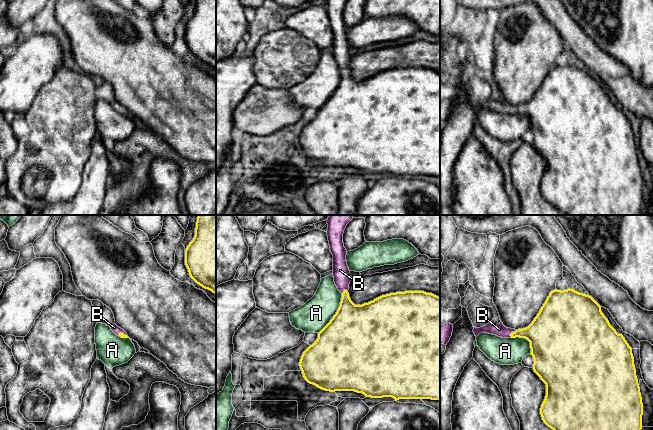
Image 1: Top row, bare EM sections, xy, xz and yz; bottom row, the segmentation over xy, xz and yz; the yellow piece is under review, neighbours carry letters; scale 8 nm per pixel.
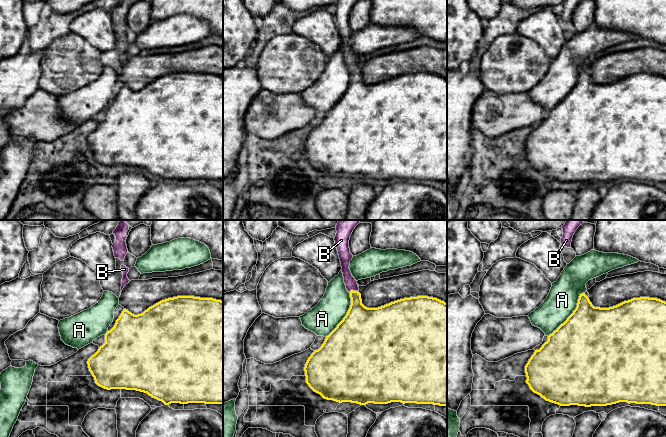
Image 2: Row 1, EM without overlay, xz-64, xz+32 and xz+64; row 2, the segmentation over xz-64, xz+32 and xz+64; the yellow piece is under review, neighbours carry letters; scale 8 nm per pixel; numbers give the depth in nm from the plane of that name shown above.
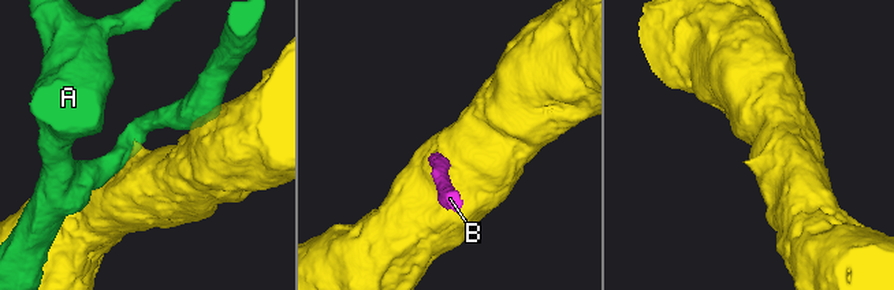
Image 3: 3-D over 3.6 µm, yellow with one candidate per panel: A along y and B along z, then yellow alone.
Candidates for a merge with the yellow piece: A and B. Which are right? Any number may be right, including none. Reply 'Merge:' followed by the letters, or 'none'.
Merge: B

